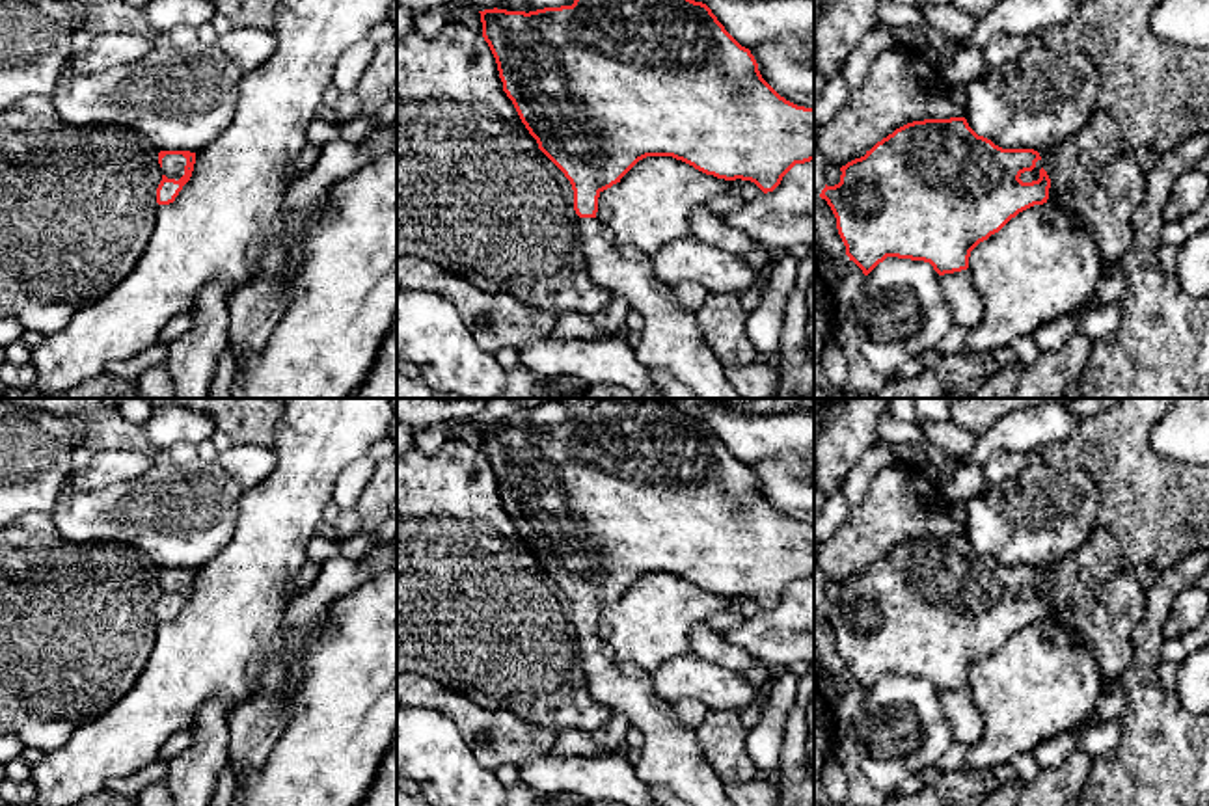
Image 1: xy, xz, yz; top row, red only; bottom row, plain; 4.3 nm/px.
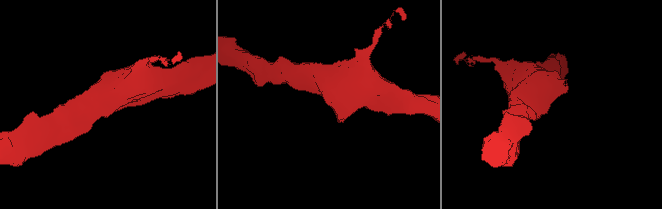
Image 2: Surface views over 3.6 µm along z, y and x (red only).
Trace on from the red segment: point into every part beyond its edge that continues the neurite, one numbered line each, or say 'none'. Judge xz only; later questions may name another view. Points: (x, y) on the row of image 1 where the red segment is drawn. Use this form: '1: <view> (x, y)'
1: xz (669, 337)

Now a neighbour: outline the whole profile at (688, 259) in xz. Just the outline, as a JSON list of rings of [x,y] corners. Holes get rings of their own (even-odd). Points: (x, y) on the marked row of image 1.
[[[691,235],[669,242],[650,255],[656,275],[674,287],[682,281],[700,283],[708,294],[745,294],[758,285],[760,270],[751,268],[740,255],[715,249]]]

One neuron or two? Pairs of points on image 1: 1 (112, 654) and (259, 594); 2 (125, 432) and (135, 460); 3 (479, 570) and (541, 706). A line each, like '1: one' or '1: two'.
1: two
2: two
3: one

